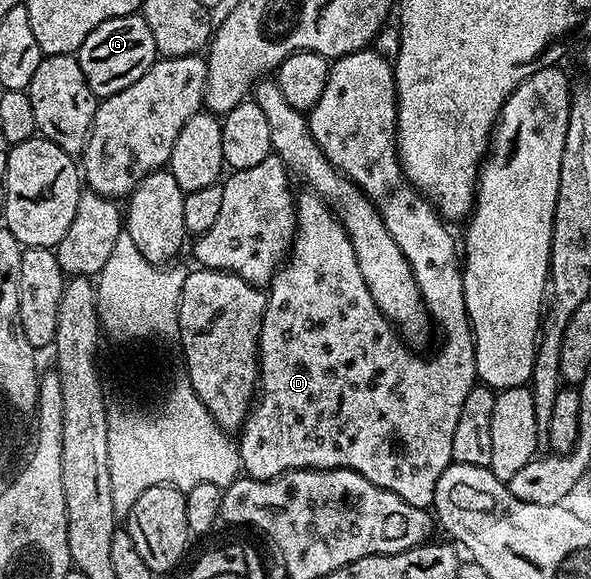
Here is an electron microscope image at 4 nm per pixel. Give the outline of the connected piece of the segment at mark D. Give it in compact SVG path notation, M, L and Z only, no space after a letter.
M371 47L363 48L360 52L340 56L331 61L326 78L326 90L322 90L322 98L307 113L309 132L314 142L324 151L326 158L337 170L349 177L372 200L378 214L384 219L386 228L390 230L394 241L401 247L402 254L409 262L413 270L414 278L421 290L421 296L431 316L431 323L444 335L444 341L440 349L429 360L423 360L415 356L413 349L402 339L399 331L393 327L391 321L380 312L378 306L367 289L366 282L358 268L358 260L355 257L354 246L347 236L340 221L337 220L332 209L316 196L311 190L299 193L295 201L296 230L292 237L292 250L286 259L276 269L272 283L267 289L266 310L262 318L262 330L260 331L260 374L258 377L258 395L252 405L252 411L248 413L248 419L244 421L244 427L238 432L238 447L240 449L240 462L243 471L249 480L269 480L275 476L281 476L284 472L295 472L297 468L350 468L353 472L362 474L374 486L382 490L390 490L398 494L410 506L425 510L432 508L434 498L434 486L438 486L438 478L442 478L442 470L446 470L453 463L452 447L454 446L454 426L458 426L458 414L462 414L462 402L466 402L466 394L478 383L476 379L476 347L472 337L472 323L468 320L466 310L466 298L464 297L464 273L462 271L462 256L458 251L458 240L452 237L449 225L443 216L436 211L432 201L418 191L408 179L404 177L404 167L400 165L400 156L396 152L396 69L393 61L388 60L380 52L372 52Z

